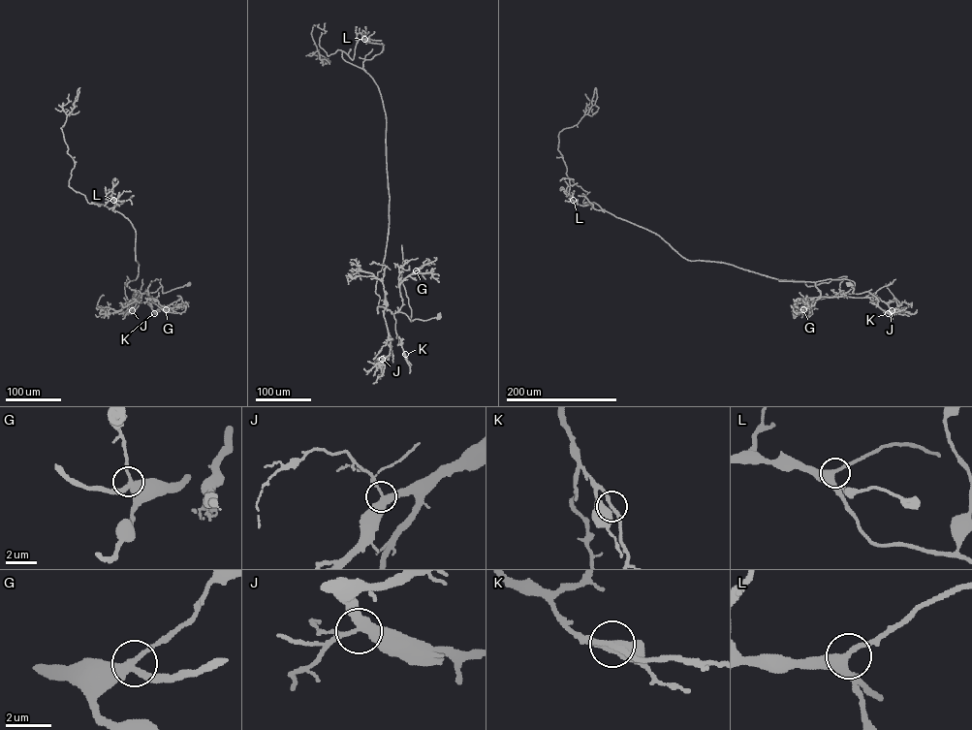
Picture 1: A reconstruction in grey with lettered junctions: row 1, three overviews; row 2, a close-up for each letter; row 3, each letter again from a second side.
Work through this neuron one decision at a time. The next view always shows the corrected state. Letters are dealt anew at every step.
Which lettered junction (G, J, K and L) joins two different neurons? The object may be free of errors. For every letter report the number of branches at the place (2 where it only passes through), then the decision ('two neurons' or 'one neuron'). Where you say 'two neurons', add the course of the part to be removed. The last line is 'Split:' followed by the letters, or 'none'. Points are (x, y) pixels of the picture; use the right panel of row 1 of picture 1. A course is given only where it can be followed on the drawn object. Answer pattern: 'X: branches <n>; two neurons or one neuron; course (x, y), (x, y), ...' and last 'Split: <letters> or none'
G: branches 3; one neuron
J: branches 3; one neuron
K: branches 3; one neuron
L: branches 3; one neuron
Split: none

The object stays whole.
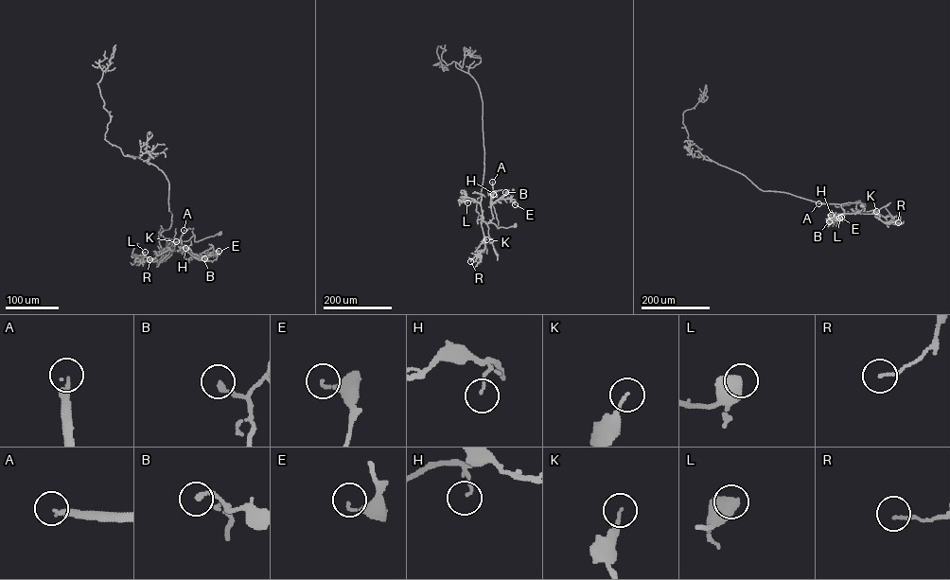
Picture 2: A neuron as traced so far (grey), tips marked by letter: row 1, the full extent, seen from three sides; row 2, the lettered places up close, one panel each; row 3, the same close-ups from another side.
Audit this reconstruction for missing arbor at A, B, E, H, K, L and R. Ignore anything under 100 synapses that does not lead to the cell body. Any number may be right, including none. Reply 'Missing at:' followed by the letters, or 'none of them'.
Missing at: A

